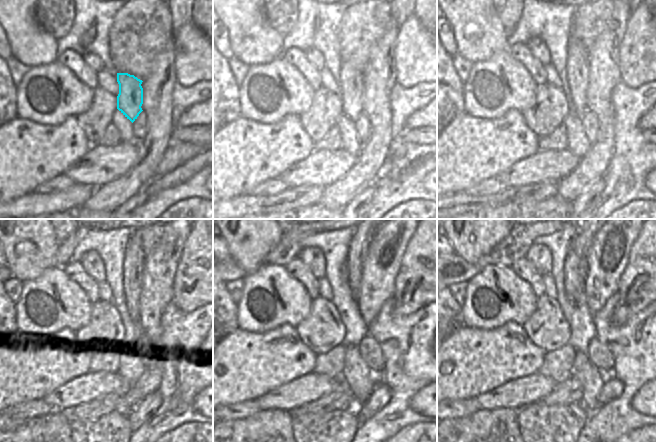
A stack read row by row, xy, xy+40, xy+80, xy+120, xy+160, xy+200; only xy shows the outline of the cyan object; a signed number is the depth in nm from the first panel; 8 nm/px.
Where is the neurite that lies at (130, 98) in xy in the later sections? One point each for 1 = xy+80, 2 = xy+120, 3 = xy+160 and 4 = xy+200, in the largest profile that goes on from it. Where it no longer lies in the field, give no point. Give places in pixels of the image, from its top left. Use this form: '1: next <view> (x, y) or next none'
1: next xy+80 (577, 57)
2: next xy+120 (134, 258)
3: next xy+160 (358, 247)
4: next xy+200 (583, 240)

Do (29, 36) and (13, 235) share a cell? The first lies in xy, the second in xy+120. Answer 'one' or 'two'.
one

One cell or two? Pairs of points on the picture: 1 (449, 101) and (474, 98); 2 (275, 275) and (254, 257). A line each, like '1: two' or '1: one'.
1: two
2: two

